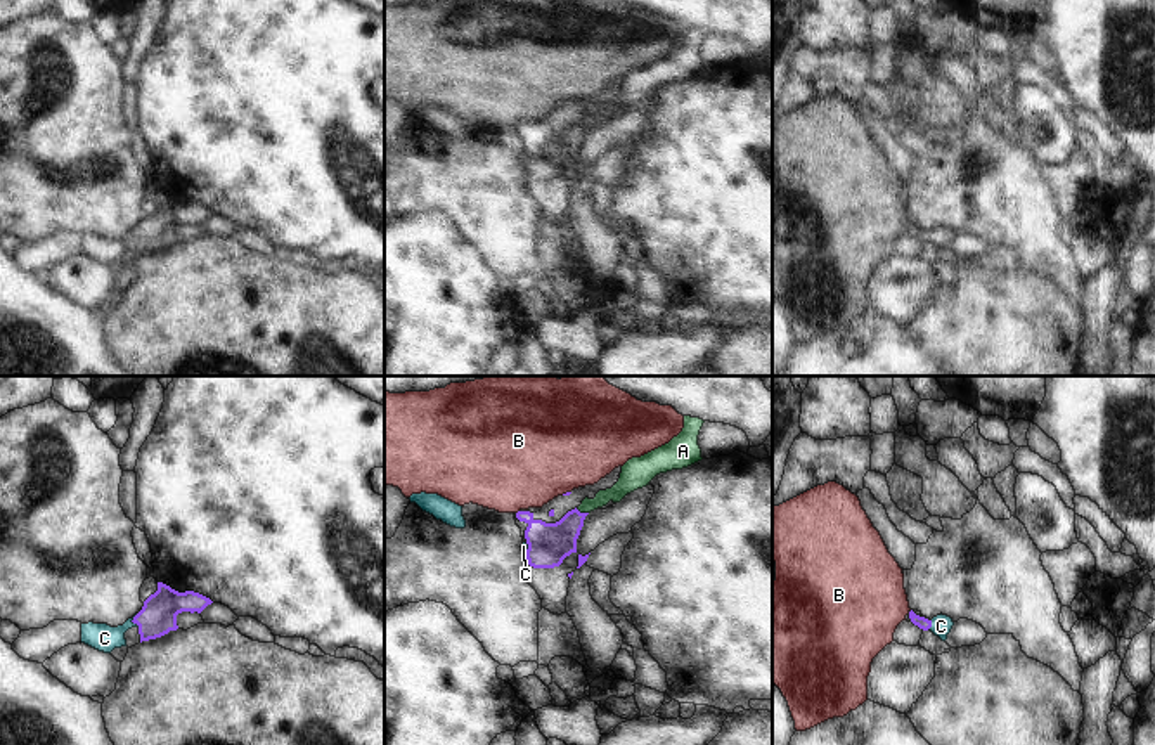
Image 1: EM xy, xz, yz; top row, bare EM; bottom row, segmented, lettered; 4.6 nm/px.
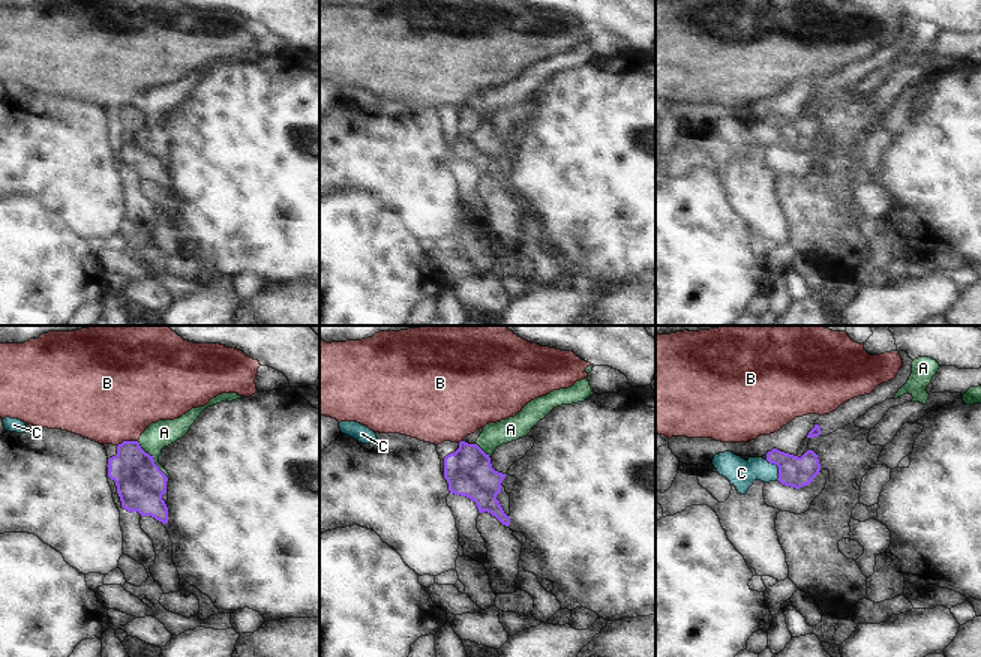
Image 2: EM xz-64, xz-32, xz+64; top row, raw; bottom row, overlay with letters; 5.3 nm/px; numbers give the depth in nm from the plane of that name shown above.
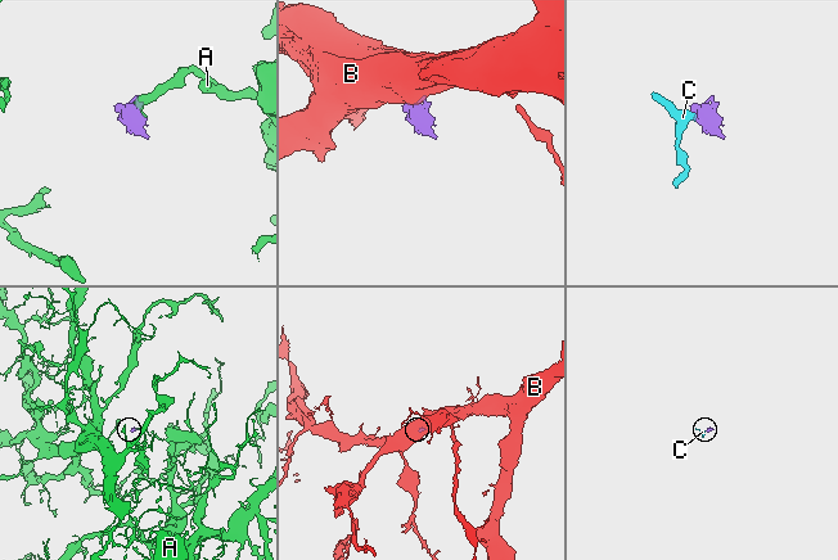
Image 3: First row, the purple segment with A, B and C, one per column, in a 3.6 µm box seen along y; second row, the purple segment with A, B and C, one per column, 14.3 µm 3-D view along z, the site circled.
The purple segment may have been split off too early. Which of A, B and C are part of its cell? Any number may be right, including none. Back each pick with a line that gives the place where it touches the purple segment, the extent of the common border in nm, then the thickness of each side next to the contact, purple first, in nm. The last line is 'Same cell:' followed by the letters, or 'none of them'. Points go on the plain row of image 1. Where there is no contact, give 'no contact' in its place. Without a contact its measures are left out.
C: contact xy (132, 233); length 70 nm; calibres 170 and 130 nm
Same cell: C

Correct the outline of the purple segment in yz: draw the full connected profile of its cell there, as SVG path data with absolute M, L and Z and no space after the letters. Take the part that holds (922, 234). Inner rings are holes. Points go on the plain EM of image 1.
M913 222L909 224L909 230L914 237L918 237L923 243L932 243L935 248L939 248L942 253L947 251L947 246L951 244L954 234L947 227L937 227L932 232L916 227Z

